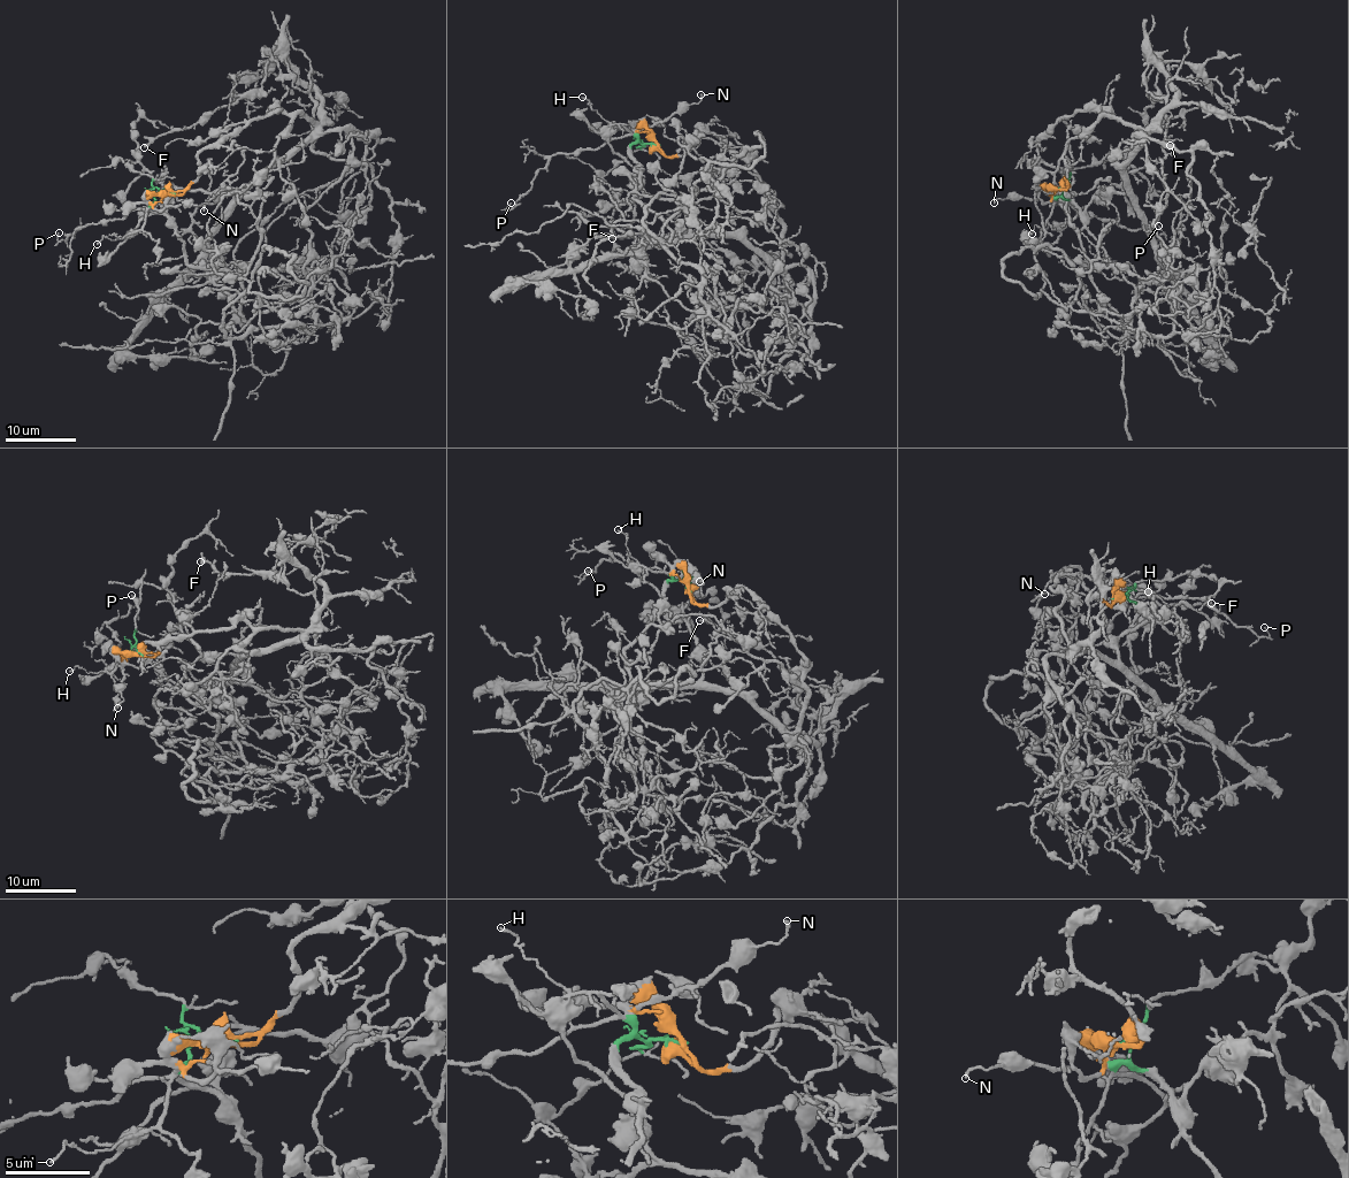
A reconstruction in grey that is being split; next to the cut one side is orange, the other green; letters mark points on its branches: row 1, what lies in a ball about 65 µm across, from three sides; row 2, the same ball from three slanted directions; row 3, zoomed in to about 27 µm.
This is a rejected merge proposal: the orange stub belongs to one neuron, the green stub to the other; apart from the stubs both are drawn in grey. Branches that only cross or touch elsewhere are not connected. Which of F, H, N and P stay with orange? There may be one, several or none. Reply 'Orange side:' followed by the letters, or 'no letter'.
Orange side: F, N

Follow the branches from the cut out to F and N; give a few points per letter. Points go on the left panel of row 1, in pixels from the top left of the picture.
F: (169, 193), (246, 123), (280, 107), (319, 122), (323, 106), (274, 58), (261, 86), (144, 147)
N: (169, 193), (153, 208), (163, 211), (170, 205), (188, 204), (205, 205), (205, 211)

